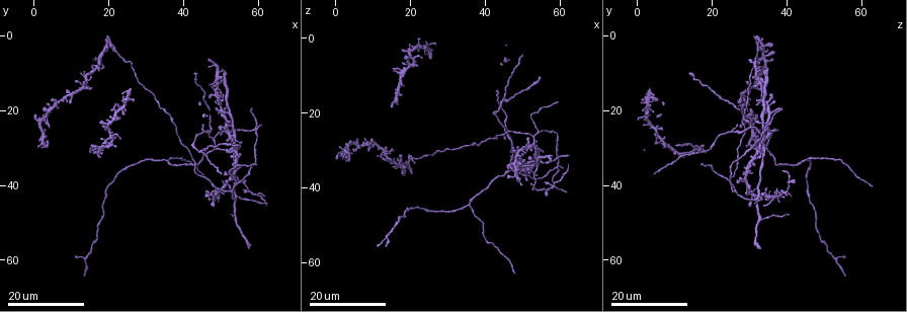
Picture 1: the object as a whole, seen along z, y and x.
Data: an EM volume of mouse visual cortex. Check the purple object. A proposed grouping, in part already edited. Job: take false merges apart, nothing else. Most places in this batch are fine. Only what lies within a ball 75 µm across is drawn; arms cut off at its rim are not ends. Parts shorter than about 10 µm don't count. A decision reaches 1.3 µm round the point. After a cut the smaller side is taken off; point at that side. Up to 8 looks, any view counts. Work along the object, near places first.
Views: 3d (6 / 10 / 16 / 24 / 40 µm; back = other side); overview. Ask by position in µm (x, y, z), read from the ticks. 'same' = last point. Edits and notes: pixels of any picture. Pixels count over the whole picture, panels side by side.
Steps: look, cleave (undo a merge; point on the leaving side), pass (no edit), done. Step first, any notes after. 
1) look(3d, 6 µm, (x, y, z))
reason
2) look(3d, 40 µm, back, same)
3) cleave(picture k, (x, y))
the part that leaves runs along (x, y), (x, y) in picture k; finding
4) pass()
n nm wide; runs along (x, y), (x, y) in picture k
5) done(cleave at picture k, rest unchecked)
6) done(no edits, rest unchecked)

look(3d, 24 µm, (46.5, 24.0, 30.0))
three arms meet

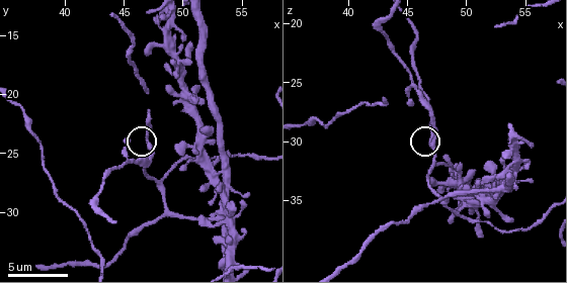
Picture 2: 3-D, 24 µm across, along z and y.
look(3d, 6 µm, (47.2, 24.0, 30.2))

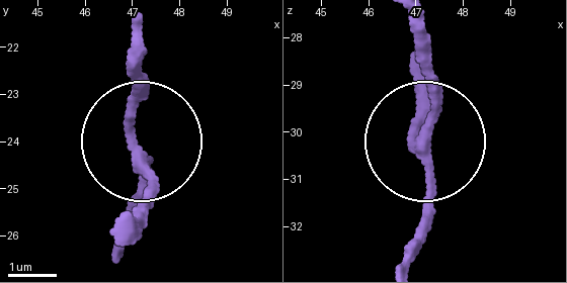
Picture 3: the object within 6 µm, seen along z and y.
pass()
200 nm wide; continuous, no second neuron

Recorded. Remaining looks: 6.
look(3d, 6 µm, (46.0, 25.8, 25.6))
three arms meet

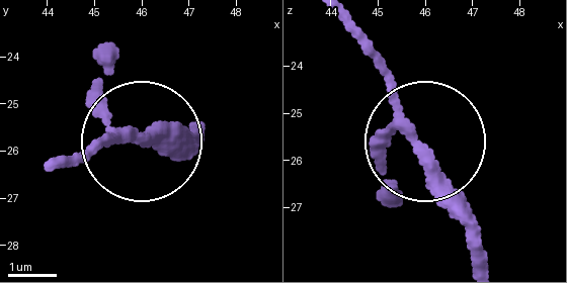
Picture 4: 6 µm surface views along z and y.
pass()
3 arms; runs along (197, 121), (181, 137), (104, 137), (53, 162) in picture 4; one neuron here

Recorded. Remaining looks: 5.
look(3d, 16 µm, (54.5, 40.0, 24.5))

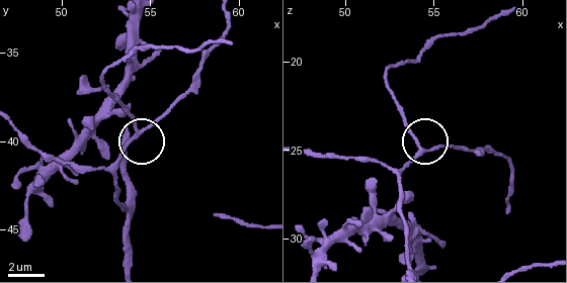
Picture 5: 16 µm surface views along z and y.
look(3d, 10 µm, (54.3, 39.4, 25.0))

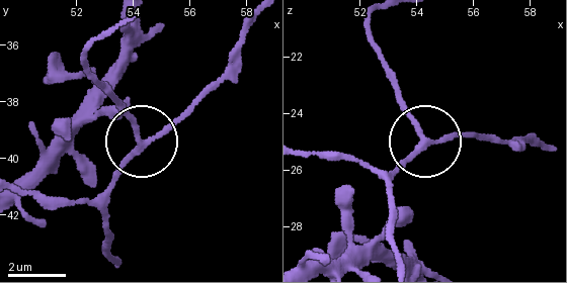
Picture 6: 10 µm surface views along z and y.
look(3d, 6 µm, (54.4, 39.4, 24.9))

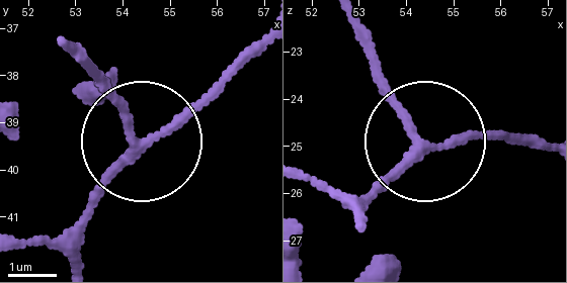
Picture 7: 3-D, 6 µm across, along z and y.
pass()
runs along (26, 245), (75, 220), (132, 136), (79, 56) in picture 7; all the same neuron

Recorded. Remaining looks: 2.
look(3d, 16 µm, (35.5, 33.5, 44.5))
three arms meet

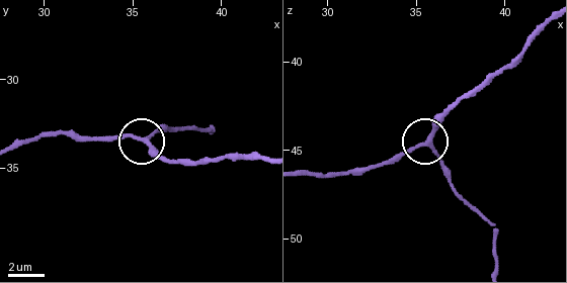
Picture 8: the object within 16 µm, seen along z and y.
look(3d, 10 µm, (35.7, 33.5, 44.5))

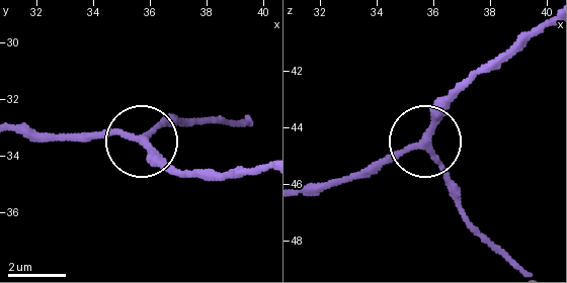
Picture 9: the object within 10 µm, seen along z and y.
pass()
3 arms; runs along (261, 168), (181, 172), (141, 140), (172, 119) in picture 9; all the same neuron

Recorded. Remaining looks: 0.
done(no edits, rest unchecked)

